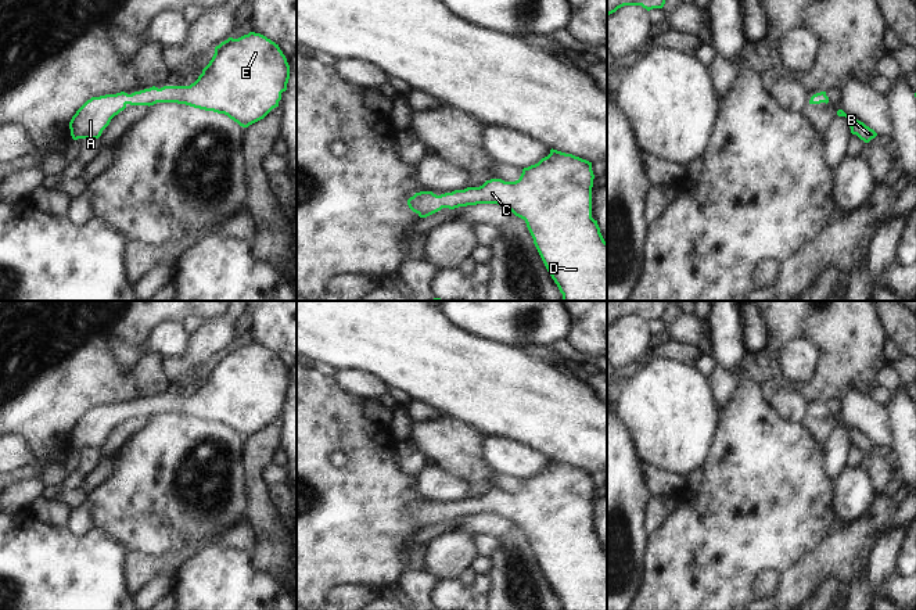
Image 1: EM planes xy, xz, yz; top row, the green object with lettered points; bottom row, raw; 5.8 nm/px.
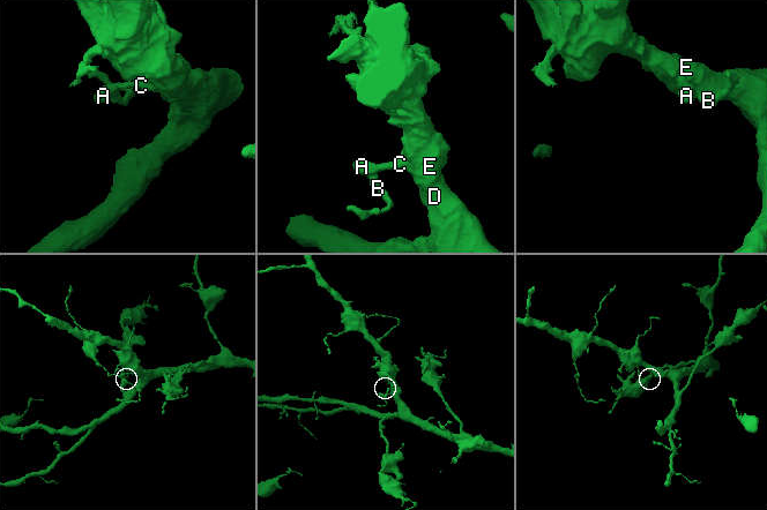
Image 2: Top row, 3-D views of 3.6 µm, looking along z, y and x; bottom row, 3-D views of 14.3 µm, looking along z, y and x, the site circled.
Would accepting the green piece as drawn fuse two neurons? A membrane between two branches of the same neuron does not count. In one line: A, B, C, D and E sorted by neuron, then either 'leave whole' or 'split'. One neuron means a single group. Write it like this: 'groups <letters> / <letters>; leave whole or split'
groups A B C D E; leave whole

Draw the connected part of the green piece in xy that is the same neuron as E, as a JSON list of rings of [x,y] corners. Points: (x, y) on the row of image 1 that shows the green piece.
[[[249,32],[238,39],[229,37],[215,47],[215,54],[190,86],[152,86],[127,94],[105,94],[87,100],[69,122],[71,136],[78,139],[98,139],[111,119],[130,105],[154,105],[157,103],[177,103],[194,108],[224,114],[243,128],[263,119],[279,107],[281,93],[287,90],[290,65],[279,44],[266,36]]]

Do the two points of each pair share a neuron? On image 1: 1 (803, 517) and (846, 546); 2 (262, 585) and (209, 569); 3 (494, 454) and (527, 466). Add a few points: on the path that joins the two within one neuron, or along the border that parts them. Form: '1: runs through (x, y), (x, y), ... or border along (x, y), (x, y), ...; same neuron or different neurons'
1: border along (830, 534), (805, 556); different neurons
2: runs through (250, 585), (226, 585), (222, 581); same neuron
3: runs through (502, 454), (518, 460); same neuron

